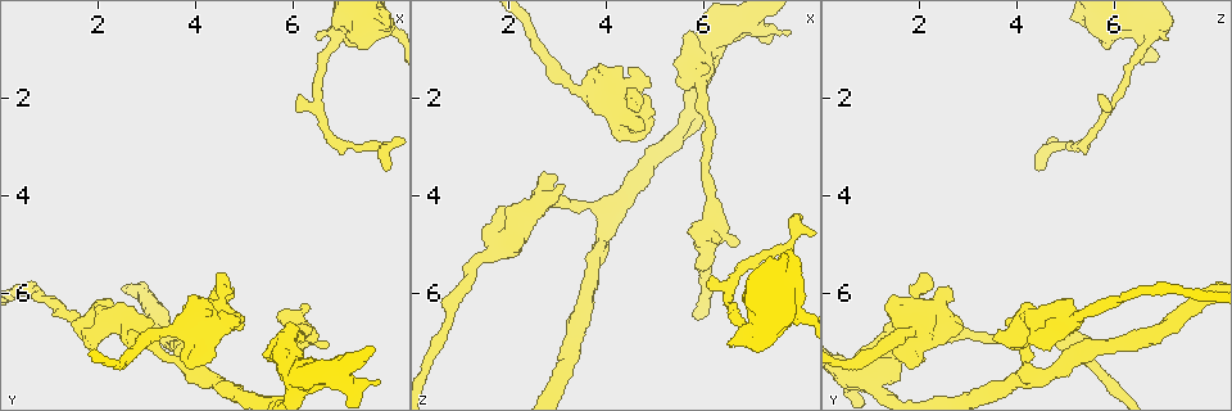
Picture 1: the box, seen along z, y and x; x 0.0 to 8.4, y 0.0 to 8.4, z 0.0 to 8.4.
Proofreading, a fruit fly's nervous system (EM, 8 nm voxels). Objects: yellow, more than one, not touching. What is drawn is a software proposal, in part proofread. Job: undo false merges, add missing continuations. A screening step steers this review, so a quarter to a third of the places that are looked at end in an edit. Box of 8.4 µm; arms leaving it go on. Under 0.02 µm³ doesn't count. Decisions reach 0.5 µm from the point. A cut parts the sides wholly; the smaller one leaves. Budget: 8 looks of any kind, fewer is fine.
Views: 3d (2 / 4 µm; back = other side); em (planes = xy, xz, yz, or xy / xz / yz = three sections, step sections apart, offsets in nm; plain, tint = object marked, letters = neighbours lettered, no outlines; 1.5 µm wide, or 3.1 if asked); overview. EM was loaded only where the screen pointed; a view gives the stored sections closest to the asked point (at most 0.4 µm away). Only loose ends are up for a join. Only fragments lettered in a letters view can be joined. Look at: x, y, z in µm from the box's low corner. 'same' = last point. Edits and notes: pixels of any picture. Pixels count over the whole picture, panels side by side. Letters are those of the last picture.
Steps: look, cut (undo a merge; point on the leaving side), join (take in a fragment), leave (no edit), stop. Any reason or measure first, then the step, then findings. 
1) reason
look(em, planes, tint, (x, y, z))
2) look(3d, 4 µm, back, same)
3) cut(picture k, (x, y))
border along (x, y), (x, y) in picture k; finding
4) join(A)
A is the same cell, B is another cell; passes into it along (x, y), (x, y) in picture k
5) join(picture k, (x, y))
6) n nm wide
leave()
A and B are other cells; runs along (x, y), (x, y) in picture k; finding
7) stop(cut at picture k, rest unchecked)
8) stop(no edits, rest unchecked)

branch stops here
look(em, planes, letters, (7.80, 7.80, 0.70))

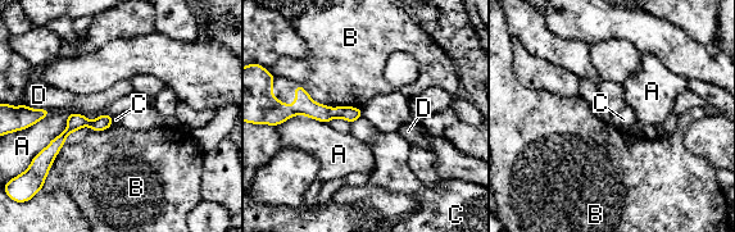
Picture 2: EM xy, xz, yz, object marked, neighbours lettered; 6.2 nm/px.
leave()
A, B, C and D are other cells; none of them fits

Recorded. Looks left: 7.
an open end
look(em, planes, letters, (4.95, 6.55, 1.80))

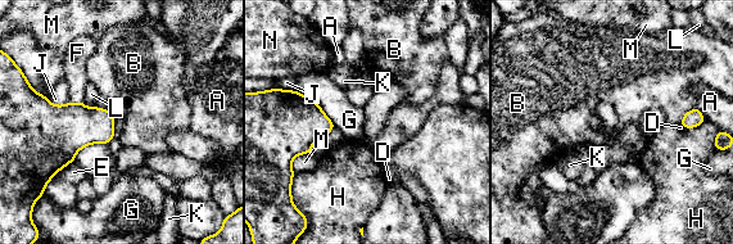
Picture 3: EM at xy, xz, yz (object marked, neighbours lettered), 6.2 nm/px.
leave()
A, B, D, E, F, G, H, J, K, L, M and N are other cells; border along (695, 107), (683, 116), (679, 125) in picture 3; none of them fits

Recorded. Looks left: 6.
sudden change in width
look(3d, 4 µm, (1.45, 6.50, 5.30))

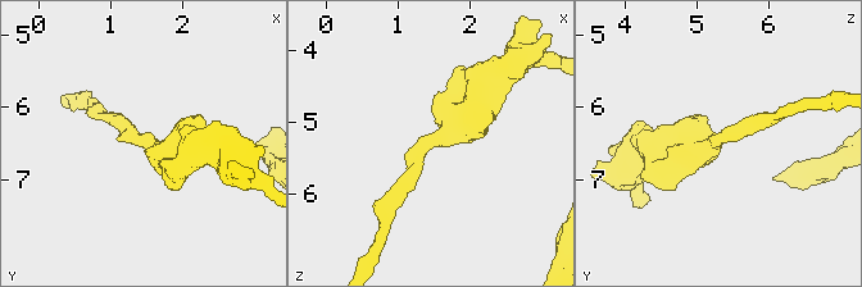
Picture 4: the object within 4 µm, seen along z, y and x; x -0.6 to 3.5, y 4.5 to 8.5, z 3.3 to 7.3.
look(em, yz, step 8, tint, (1.45, 6.45, 5.25))

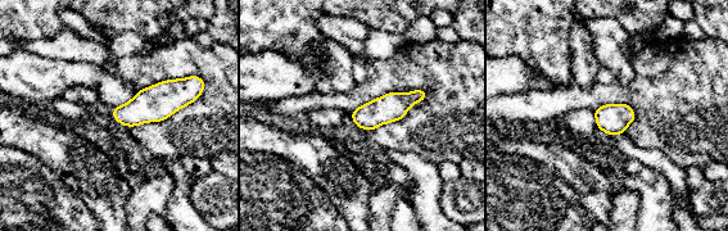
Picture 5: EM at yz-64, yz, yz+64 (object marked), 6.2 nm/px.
another direction
look(em, planes, letters, same)

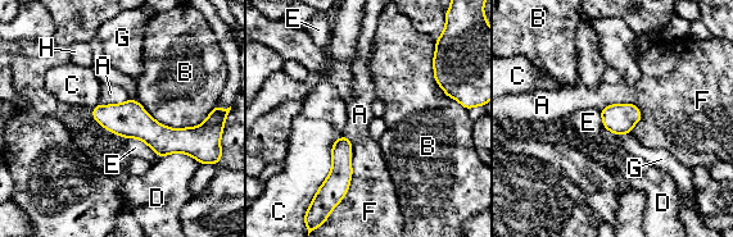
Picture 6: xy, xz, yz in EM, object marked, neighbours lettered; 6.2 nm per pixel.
B touches over 480 nm
leave()
A, B, C, D, E, F, G and H are other cells; border along (127, 137), (144, 141), (159, 156) in picture 6; all the same neuron

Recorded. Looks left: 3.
stop(no edits, rest unchecked)

